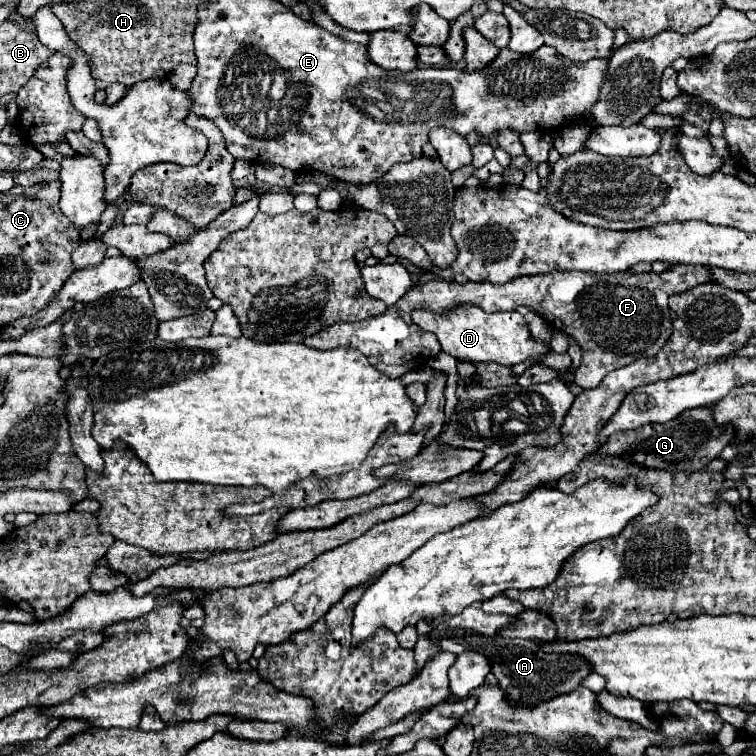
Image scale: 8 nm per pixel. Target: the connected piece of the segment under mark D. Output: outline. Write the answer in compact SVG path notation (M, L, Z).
M464 306L464 308L456 308L448 314L432 314L426 310L414 310L412 320L422 330L436 334L438 342L442 344L442 352L450 354L456 360L496 362L502 366L522 364L526 360L532 360L534 364L542 364L542 358L550 352L548 342L538 342L532 338L530 328L520 312L486 314L480 308Z

